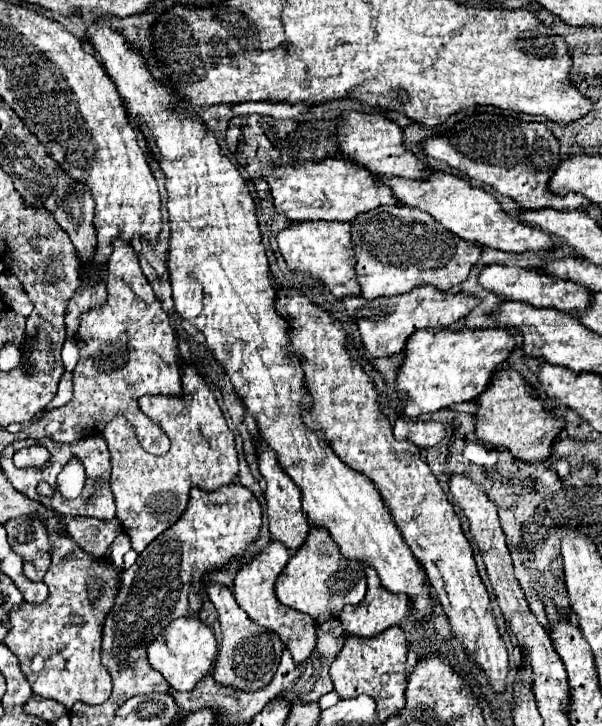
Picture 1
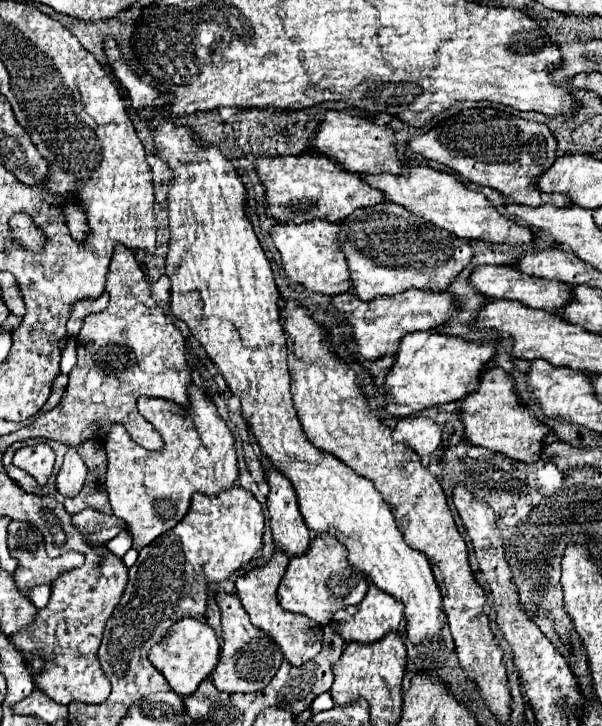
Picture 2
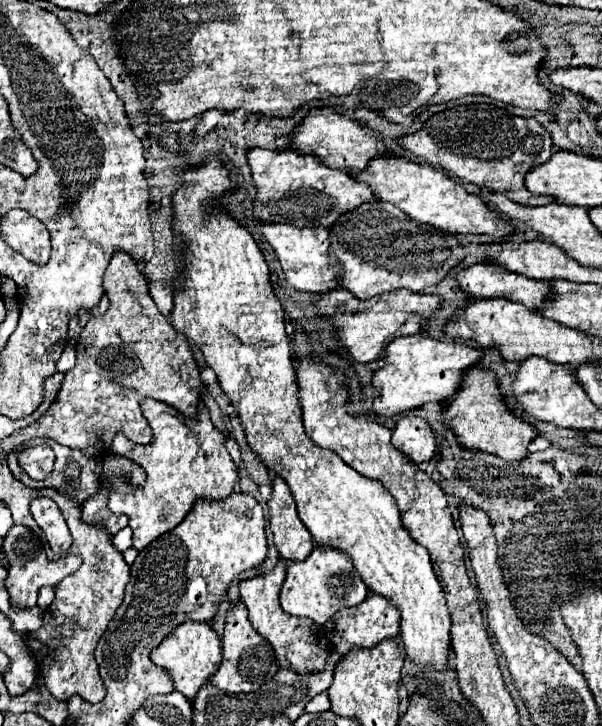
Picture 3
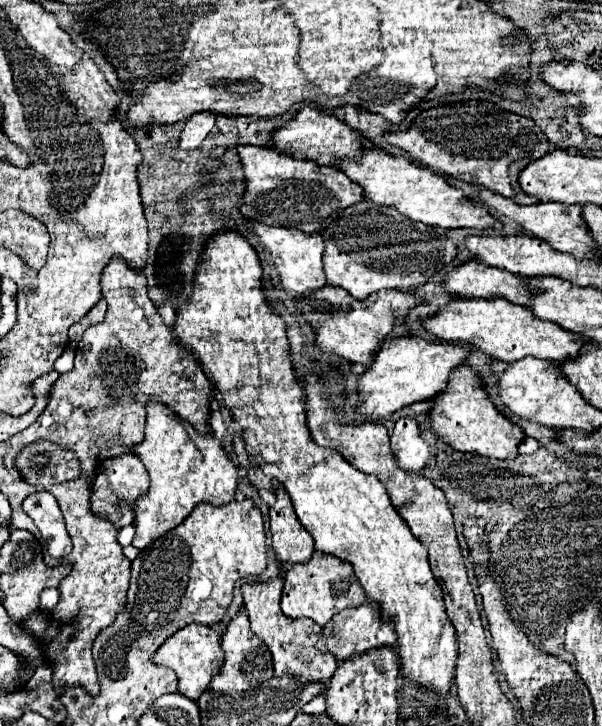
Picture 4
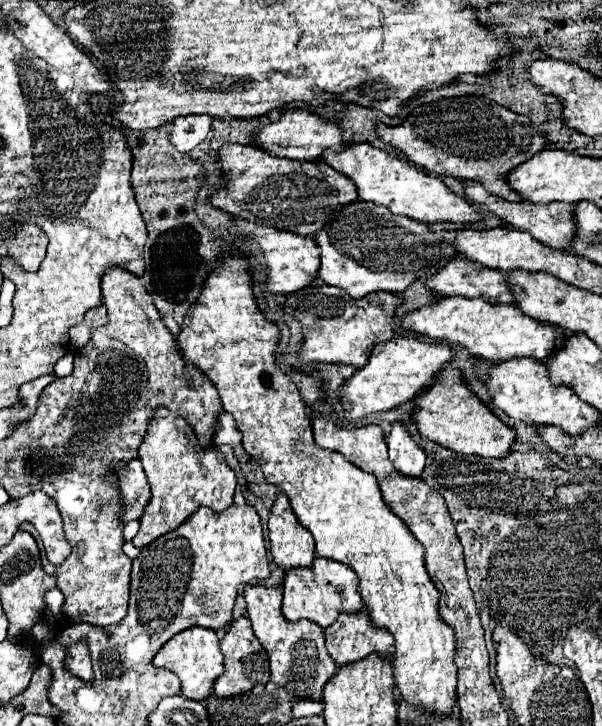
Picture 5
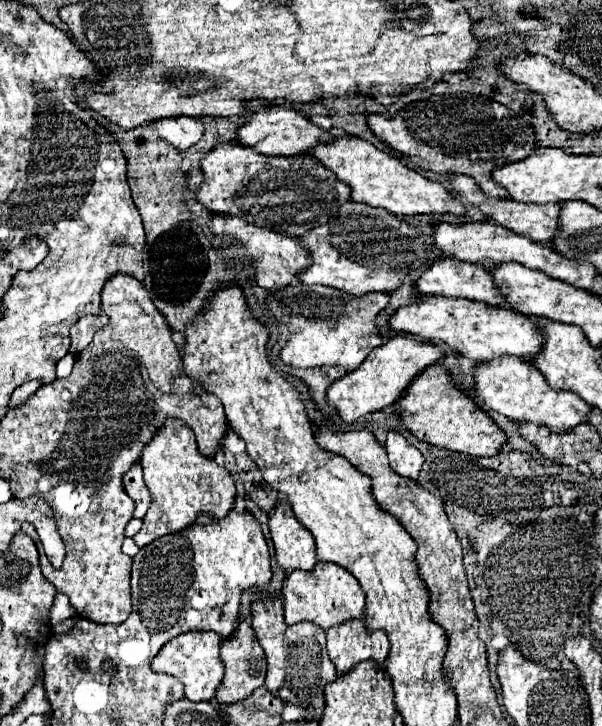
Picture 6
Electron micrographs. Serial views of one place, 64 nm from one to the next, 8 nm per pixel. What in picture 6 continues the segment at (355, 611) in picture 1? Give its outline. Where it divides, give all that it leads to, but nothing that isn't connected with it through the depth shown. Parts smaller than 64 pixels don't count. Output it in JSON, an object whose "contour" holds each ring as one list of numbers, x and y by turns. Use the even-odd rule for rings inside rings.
{"contour":[[348,620,336,628,326,630,328,654,340,674,364,660,372,660,378,666,388,656,388,638,384,632,366,632,362,620]]}

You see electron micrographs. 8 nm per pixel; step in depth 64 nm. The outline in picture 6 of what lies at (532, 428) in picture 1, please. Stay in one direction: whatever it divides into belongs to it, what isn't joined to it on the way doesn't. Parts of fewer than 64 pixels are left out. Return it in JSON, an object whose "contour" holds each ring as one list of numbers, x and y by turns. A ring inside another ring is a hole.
{"contour":[[428,366,420,372,394,402,394,408,400,410,400,422,414,438,438,448,452,448,454,452,470,456,492,456,498,454,500,446,506,442,506,434,452,384,450,376,440,366]]}

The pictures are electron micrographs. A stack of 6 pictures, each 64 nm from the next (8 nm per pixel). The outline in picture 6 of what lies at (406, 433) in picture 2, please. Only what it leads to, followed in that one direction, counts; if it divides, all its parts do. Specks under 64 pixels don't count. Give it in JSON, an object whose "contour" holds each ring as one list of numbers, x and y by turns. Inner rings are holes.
{"contour":[[388,432,386,452,390,458,390,466,398,476,404,476,410,480,418,478,418,472,424,464,424,458,402,434]]}

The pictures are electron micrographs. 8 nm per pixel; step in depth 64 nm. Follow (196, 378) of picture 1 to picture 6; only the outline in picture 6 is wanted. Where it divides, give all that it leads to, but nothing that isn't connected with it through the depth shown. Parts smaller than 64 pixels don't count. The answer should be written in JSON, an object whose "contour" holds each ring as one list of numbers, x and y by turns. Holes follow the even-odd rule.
{"contour":[[168,420,160,428,156,438,144,448,140,464,144,468,144,480,152,496,152,504,144,516,144,526,134,536,134,542,140,548,164,534,180,532,192,526,200,514,210,514,212,518,220,520,234,508,236,488,232,474,218,466,212,458,204,458,198,452,194,432,180,420]]}

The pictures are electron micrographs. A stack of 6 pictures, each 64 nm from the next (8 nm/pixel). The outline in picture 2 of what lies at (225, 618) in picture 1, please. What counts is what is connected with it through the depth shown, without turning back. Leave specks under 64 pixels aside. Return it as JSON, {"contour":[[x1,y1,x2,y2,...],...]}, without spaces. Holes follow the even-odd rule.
{"contour":[[222,592,216,596,216,600,222,610,224,644,220,650,220,662,212,672,212,682,222,692,258,692,272,680,272,676,280,668,282,664,280,650,276,648,274,640,270,640,264,632,260,632,250,624,250,618,236,594]]}

